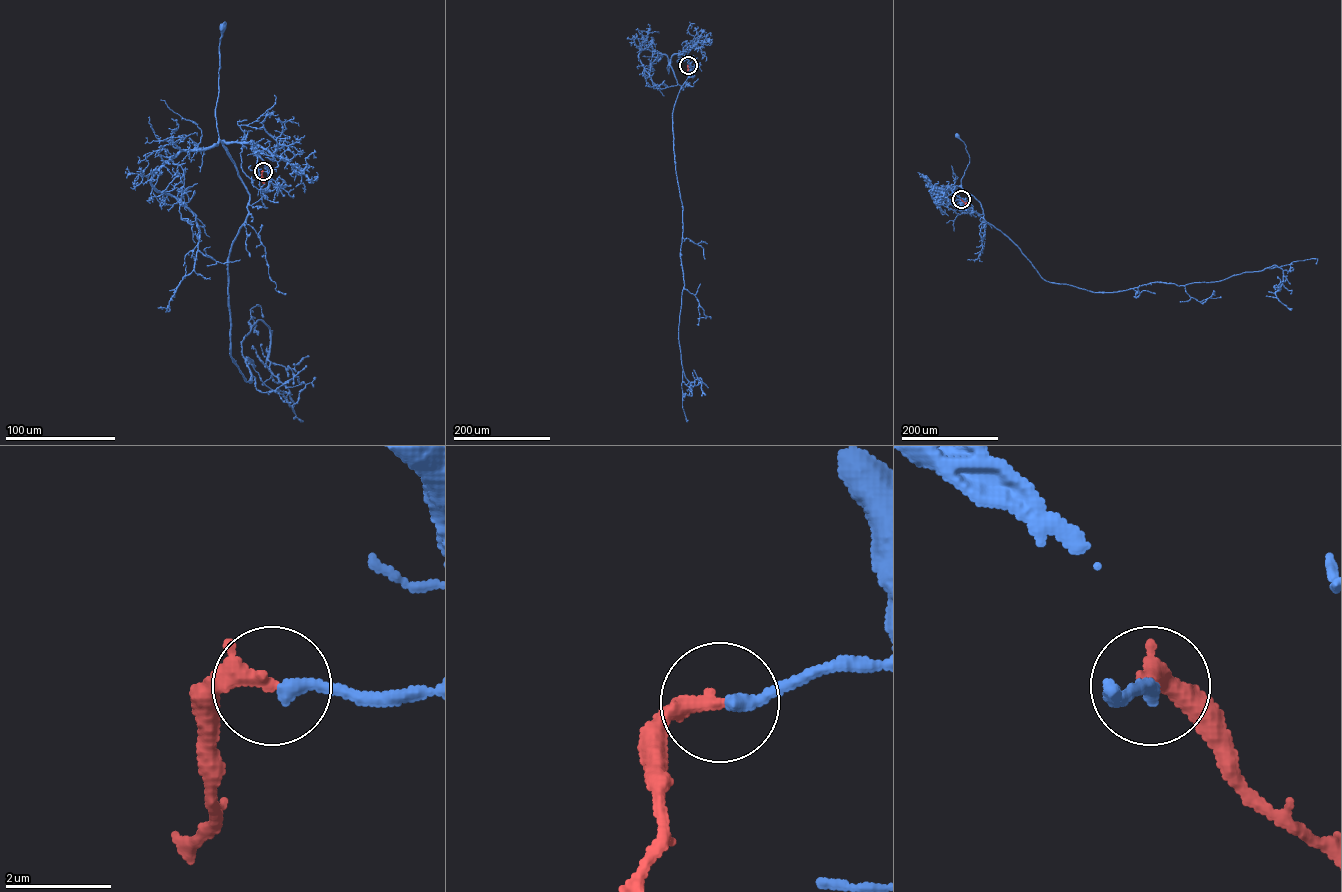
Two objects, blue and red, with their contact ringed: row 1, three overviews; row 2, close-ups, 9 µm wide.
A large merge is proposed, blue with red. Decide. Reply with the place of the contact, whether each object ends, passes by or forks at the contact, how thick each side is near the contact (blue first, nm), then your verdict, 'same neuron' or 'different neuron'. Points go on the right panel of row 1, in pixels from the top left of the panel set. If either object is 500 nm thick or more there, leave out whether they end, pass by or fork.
(961, 199) | blue ends | red ends | 260/340 nm | same neuron

